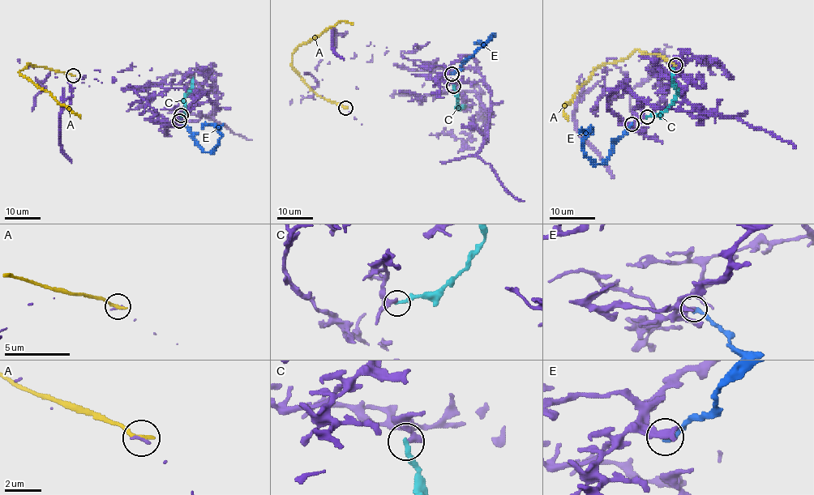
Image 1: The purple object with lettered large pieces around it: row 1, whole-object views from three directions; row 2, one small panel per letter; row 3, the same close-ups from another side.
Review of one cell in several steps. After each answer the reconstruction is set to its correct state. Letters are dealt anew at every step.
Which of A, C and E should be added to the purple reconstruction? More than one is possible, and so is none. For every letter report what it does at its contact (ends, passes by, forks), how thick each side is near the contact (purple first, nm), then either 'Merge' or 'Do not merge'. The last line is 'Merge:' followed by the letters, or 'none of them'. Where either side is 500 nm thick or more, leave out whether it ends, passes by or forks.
A: It ends there. Thickness 170 nm (purple) against 260 nm. Do not merge
C: It ends there. Thickness 360 nm (purple) against 280 nm. Do not merge
E: It ends there. Thickness 280 nm (purple) against 340 nm. Do not merge
Merge: none of them

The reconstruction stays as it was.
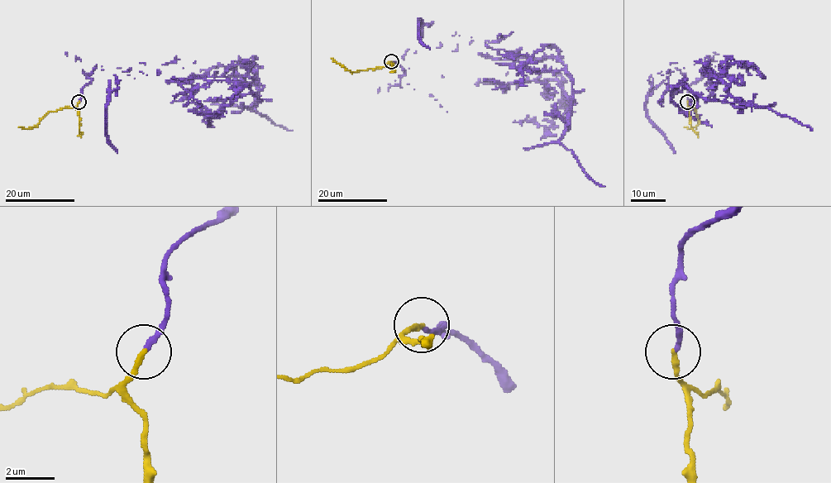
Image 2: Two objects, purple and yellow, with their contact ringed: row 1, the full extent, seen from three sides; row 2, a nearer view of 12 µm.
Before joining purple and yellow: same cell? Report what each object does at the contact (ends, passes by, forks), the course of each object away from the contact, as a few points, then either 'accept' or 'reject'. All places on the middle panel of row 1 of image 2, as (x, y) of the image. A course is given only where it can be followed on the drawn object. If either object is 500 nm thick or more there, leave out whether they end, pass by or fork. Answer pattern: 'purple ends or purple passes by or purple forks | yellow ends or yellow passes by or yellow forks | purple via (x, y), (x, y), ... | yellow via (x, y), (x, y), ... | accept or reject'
purple ends | yellow ends | purple via (391, 62), (453, 35), (484, 42), (498, 59), (557, 59), (572, 82), (571, 108), (556, 79), (475, 84) | yellow via (391, 61), (385, 65), (351, 73), (331, 58) | accept

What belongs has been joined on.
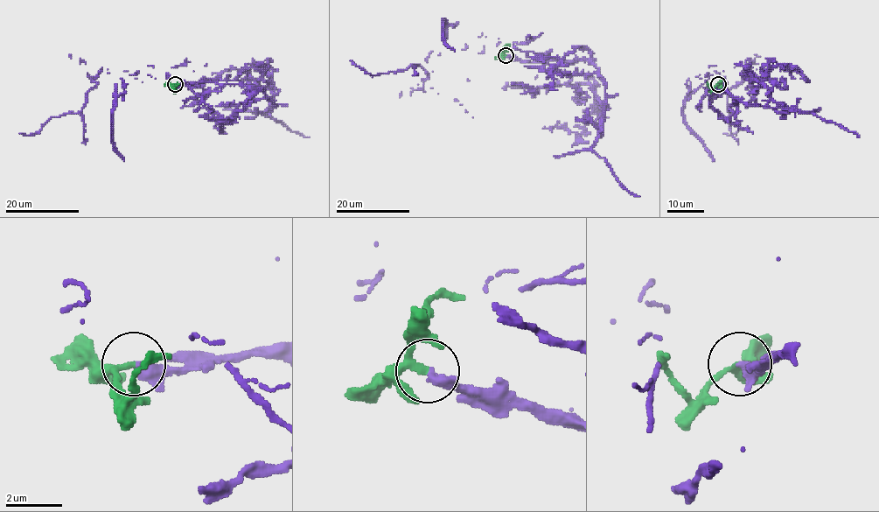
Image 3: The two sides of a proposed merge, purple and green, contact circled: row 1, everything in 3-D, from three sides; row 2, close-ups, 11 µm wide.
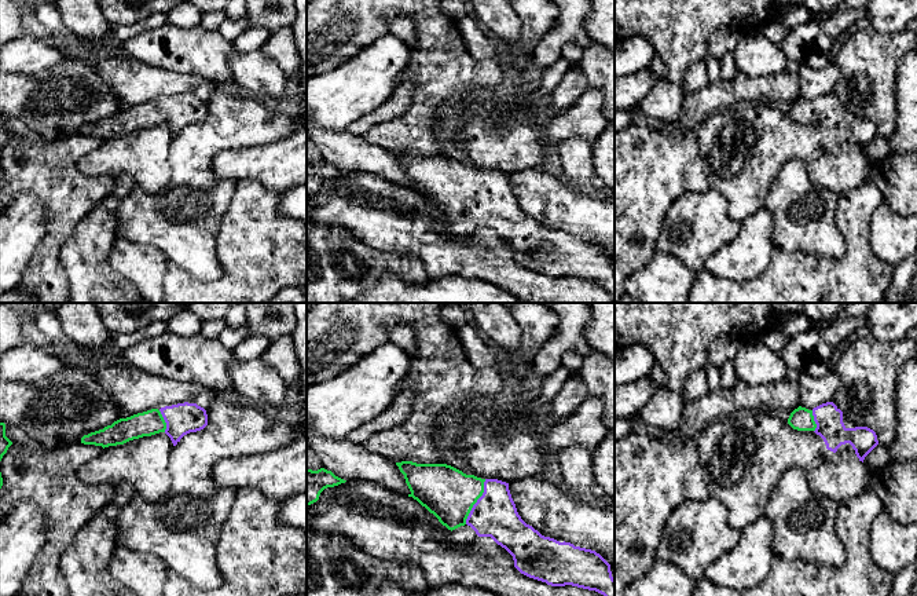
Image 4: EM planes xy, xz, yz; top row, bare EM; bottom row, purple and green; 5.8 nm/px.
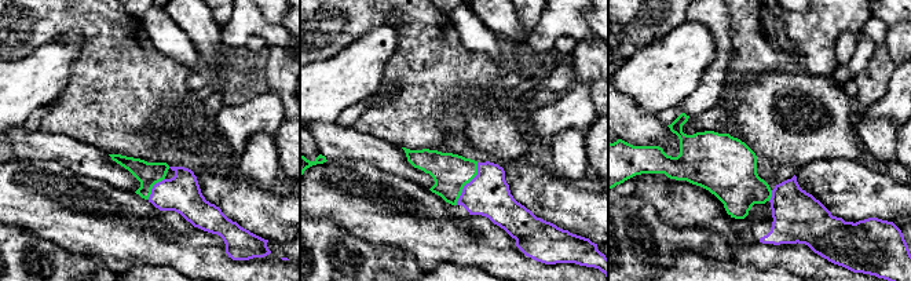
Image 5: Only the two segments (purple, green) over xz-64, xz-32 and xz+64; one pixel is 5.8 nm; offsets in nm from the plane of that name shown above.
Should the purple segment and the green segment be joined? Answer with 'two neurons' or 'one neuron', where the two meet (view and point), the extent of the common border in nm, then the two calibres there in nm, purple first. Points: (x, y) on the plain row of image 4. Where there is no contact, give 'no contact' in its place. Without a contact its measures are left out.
one neuron; meets purple in xz at (477, 193); contact 300 nm long; 260 nm thick on the purple side, 300 nm on the other

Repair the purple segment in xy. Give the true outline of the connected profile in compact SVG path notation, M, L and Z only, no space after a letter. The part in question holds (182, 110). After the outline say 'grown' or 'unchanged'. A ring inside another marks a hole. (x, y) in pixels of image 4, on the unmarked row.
M184 94L120 110L103 121L84 127L81 135L104 140L165 124L176 138L184 127L201 123L206 117L206 102L197 95Z | grown

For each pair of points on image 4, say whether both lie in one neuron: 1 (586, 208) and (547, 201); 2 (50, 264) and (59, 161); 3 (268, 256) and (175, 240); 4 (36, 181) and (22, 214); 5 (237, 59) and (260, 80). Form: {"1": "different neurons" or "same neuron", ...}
{"1": "same neuron", "2": "same neuron", "3": "different neurons", "4": "different neurons", "5": "same neuron"}

